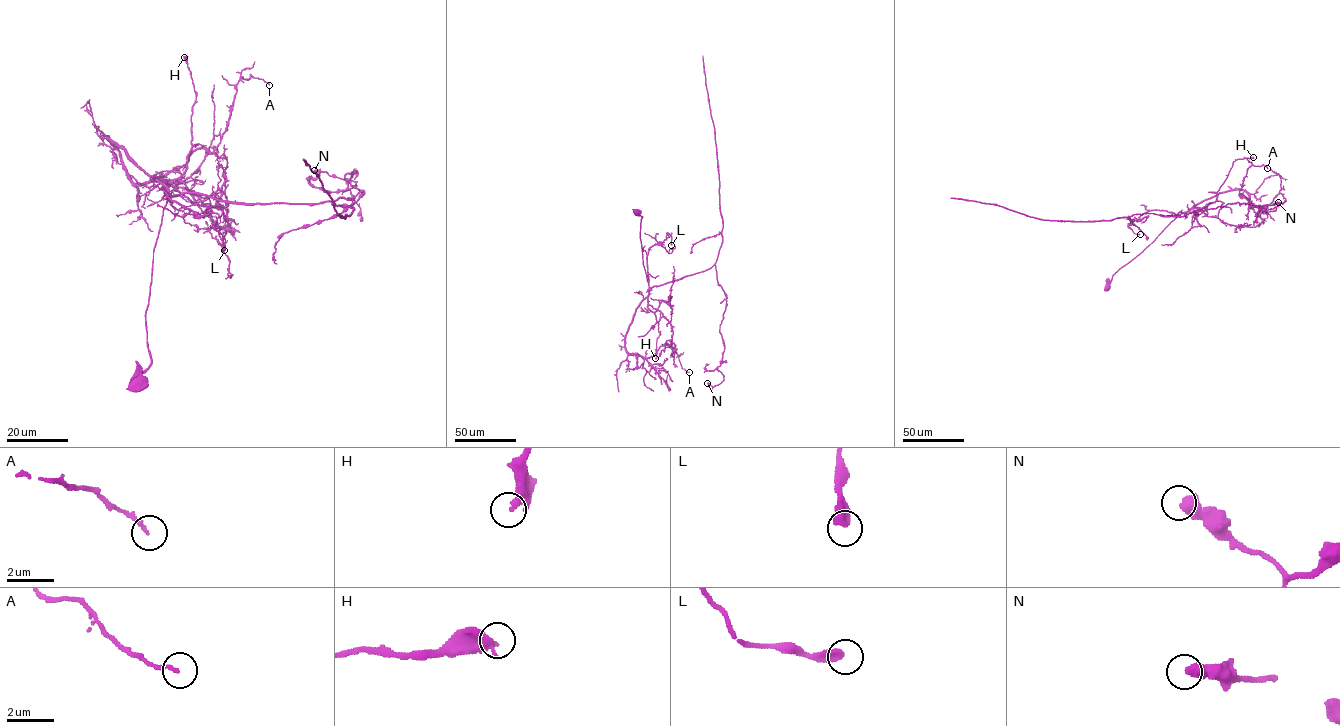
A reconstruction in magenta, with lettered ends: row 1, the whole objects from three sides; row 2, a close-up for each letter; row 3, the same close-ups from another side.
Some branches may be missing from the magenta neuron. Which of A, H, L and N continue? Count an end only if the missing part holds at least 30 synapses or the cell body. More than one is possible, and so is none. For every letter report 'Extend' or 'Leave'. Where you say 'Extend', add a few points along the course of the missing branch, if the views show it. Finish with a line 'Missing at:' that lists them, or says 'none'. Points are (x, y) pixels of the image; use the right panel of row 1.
A: Leave
H: Leave
L: Leave
N: Leave
Missing at: none

